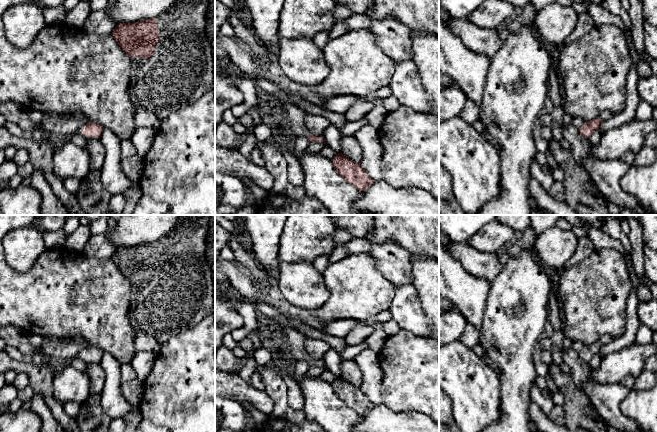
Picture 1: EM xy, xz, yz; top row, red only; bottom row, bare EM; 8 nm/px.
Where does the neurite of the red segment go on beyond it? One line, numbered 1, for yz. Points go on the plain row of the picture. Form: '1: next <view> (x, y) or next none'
1: next none

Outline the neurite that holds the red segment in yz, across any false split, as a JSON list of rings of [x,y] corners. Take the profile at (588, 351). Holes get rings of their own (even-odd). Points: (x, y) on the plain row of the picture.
[[[599,341],[590,345],[585,345],[585,347],[579,352],[579,356],[582,360],[589,361],[595,354],[599,353],[601,347],[602,344]]]

